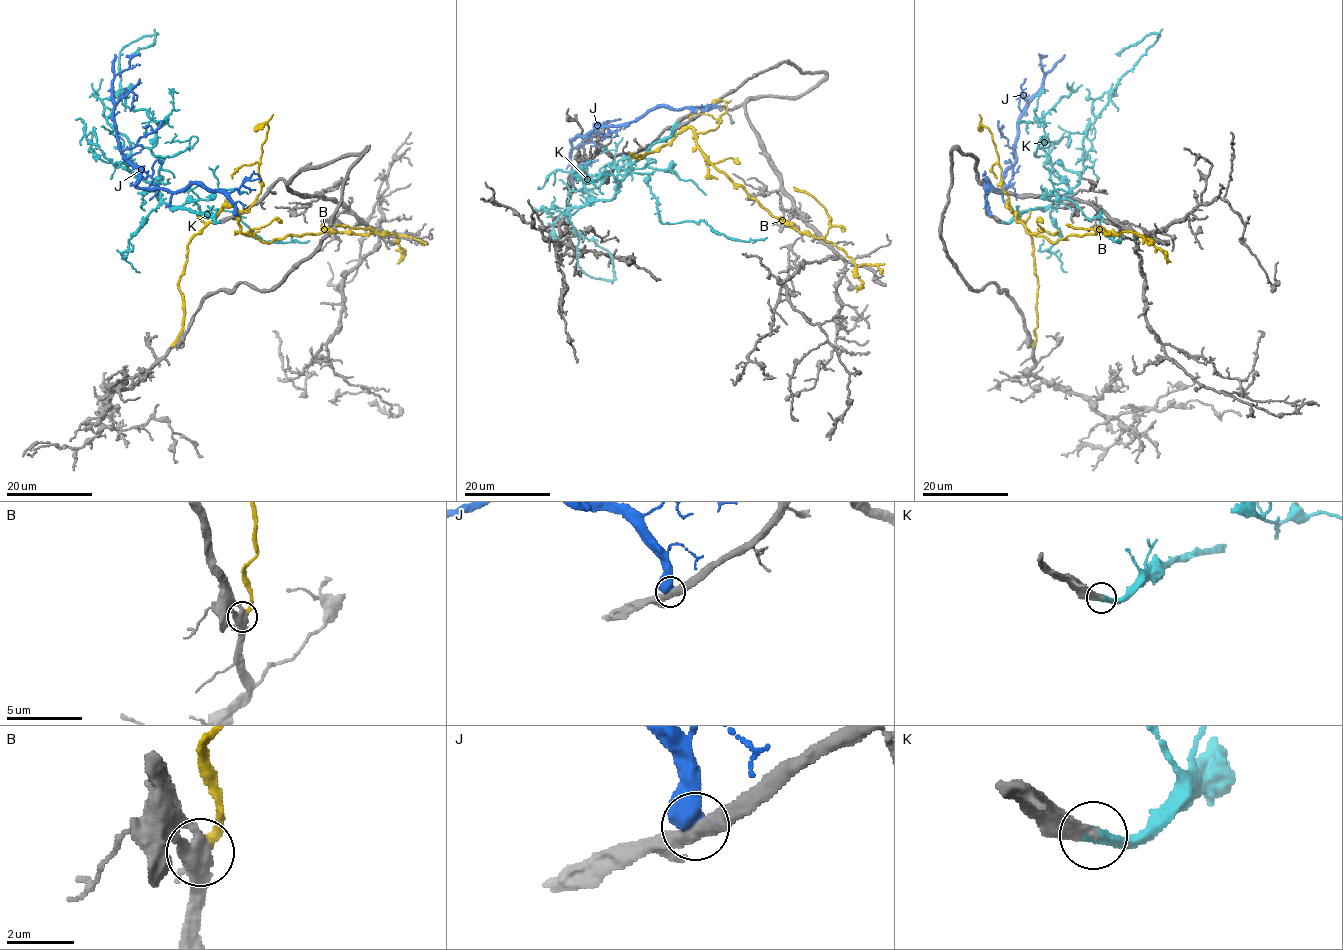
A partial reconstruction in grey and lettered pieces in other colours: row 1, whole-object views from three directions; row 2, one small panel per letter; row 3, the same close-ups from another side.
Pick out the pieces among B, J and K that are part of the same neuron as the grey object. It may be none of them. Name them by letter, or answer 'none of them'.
K

